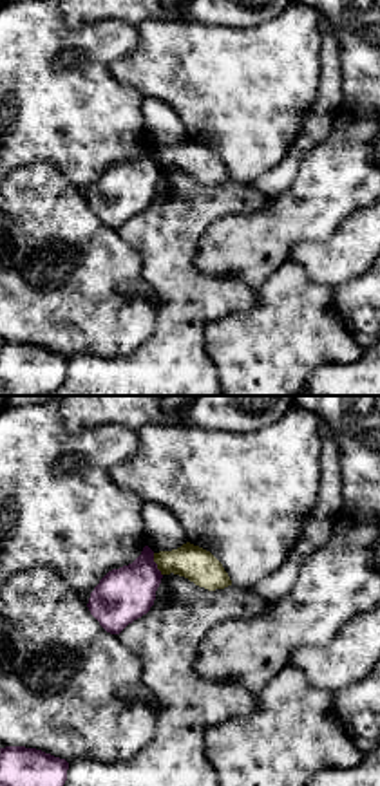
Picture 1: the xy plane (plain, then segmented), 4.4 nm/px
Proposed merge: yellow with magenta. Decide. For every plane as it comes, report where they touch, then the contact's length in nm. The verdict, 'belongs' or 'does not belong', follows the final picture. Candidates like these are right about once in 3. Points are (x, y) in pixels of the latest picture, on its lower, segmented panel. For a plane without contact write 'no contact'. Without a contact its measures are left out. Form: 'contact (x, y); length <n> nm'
contact (158, 564); length 110 nm

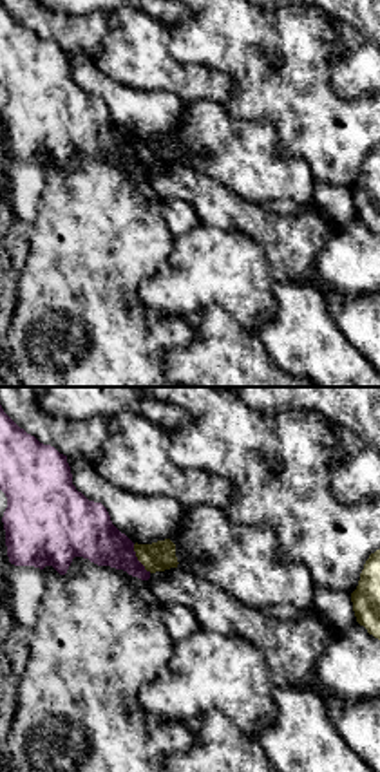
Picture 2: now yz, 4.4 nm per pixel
contact (138, 559); length 150 nm

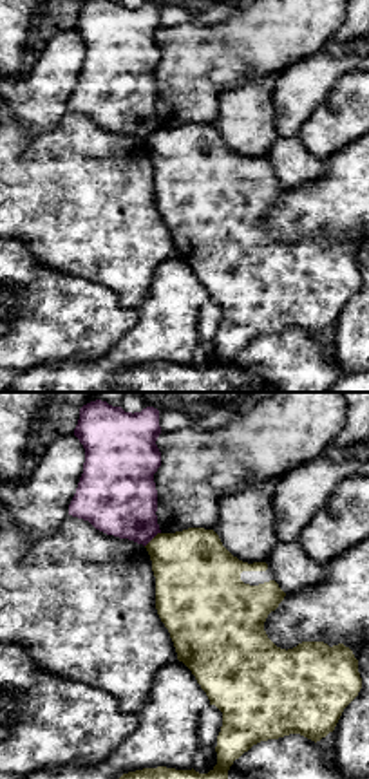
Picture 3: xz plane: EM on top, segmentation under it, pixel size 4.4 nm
contact (152, 539); length 100 nm

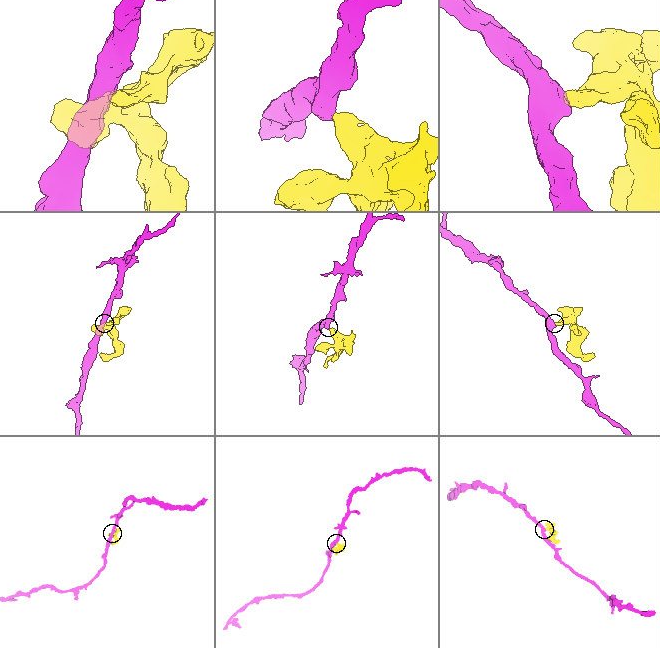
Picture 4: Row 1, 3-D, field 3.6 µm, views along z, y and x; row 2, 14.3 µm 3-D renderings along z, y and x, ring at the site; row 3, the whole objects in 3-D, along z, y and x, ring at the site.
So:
does not belong

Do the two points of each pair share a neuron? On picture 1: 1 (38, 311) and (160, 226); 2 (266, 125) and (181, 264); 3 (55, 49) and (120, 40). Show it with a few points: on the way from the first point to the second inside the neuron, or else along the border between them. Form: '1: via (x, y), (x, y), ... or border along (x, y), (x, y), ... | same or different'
1: border along (116, 230), (138, 255), (142, 275) | different
2: border along (232, 177), (250, 185) | different
3: via (71, 49), (93, 49), (104, 42) | same

